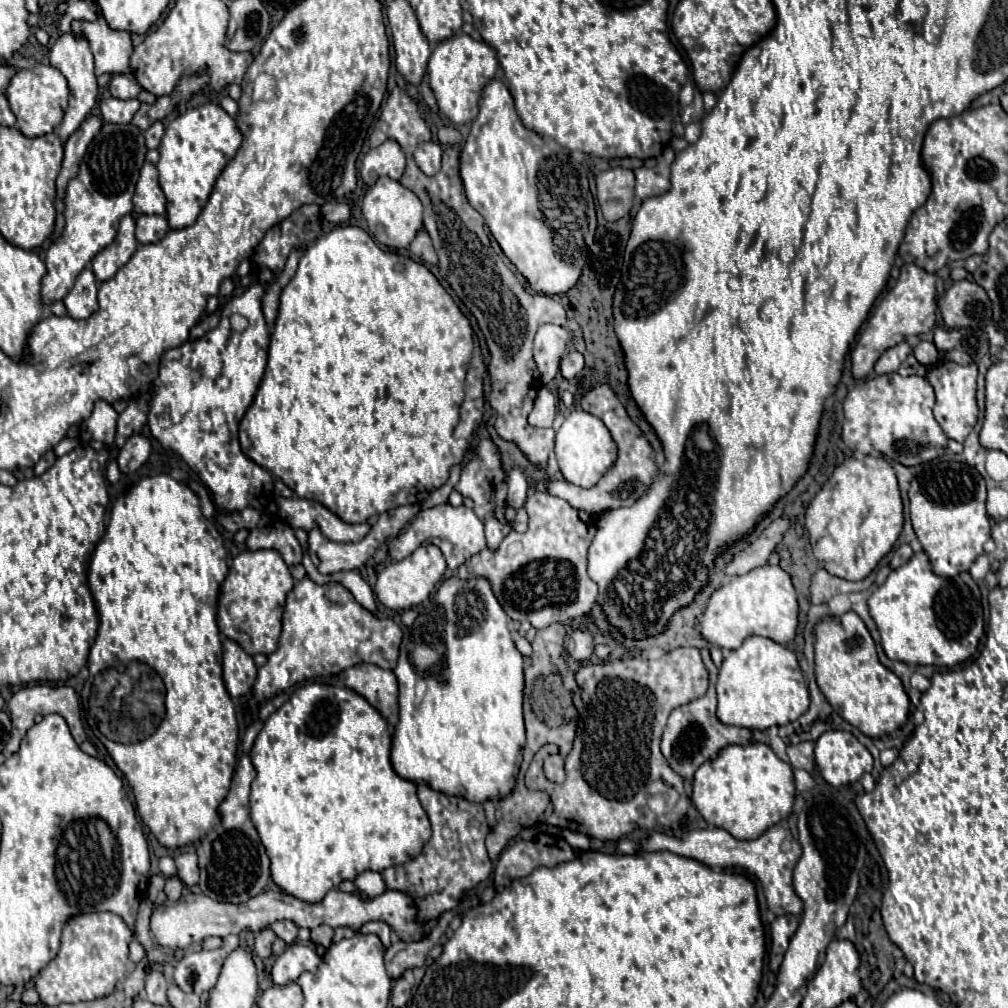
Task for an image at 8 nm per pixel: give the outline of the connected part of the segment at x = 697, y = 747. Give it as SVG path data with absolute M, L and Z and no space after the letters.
M703 648L701 650L701 658L703 658L703 664L707 666L709 670L709 690L703 698L695 700L695 702L689 702L689 704L683 704L679 708L675 708L671 714L669 714L669 722L665 726L665 732L663 732L663 740L661 740L661 752L663 756L667 758L669 766L681 774L685 780L691 780L695 770L717 756L717 752L723 748L723 746L729 746L729 744L749 744L751 740L751 730L749 728L739 728L739 726L725 726L717 720L715 716L715 704L717 704L717 698L715 698L715 680L717 680L717 668L715 664L711 662L709 658L709 650Z

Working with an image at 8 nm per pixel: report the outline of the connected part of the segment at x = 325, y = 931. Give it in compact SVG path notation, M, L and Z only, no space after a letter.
M319 926L319 928L315 928L315 930L311 932L311 940L313 940L315 944L321 942L321 946L329 948L331 942L333 942L333 928L331 928L331 926Z

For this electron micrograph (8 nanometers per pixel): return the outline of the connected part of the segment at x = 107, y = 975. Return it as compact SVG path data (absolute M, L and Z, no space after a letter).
M89 912L67 920L61 936L59 954L39 972L35 980L35 990L41 1002L47 1006L57 1006L63 1002L87 1002L95 998L105 998L127 974L129 964L129 942L133 940L133 930L111 912Z

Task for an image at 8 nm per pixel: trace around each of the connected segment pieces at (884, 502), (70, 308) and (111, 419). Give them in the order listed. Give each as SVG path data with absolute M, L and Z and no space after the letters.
M845 458L805 512L805 528L815 558L837 578L863 580L893 548L903 530L903 504L895 470L885 458Z
M89 266L77 276L63 304L71 318L89 318L97 310L97 280Z
M103 400L95 402L93 414L85 420L85 430L89 434L91 444L111 446L115 440L115 424L117 424L117 412L113 410L113 406Z

